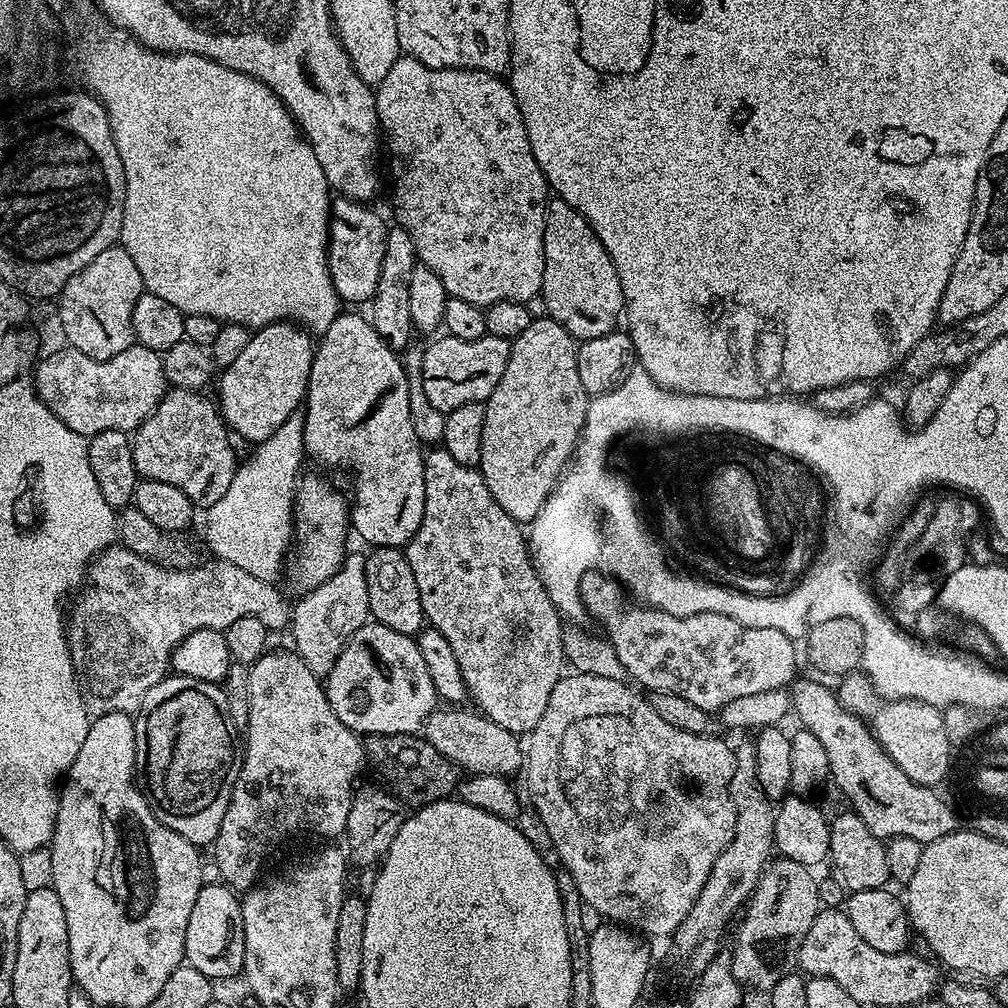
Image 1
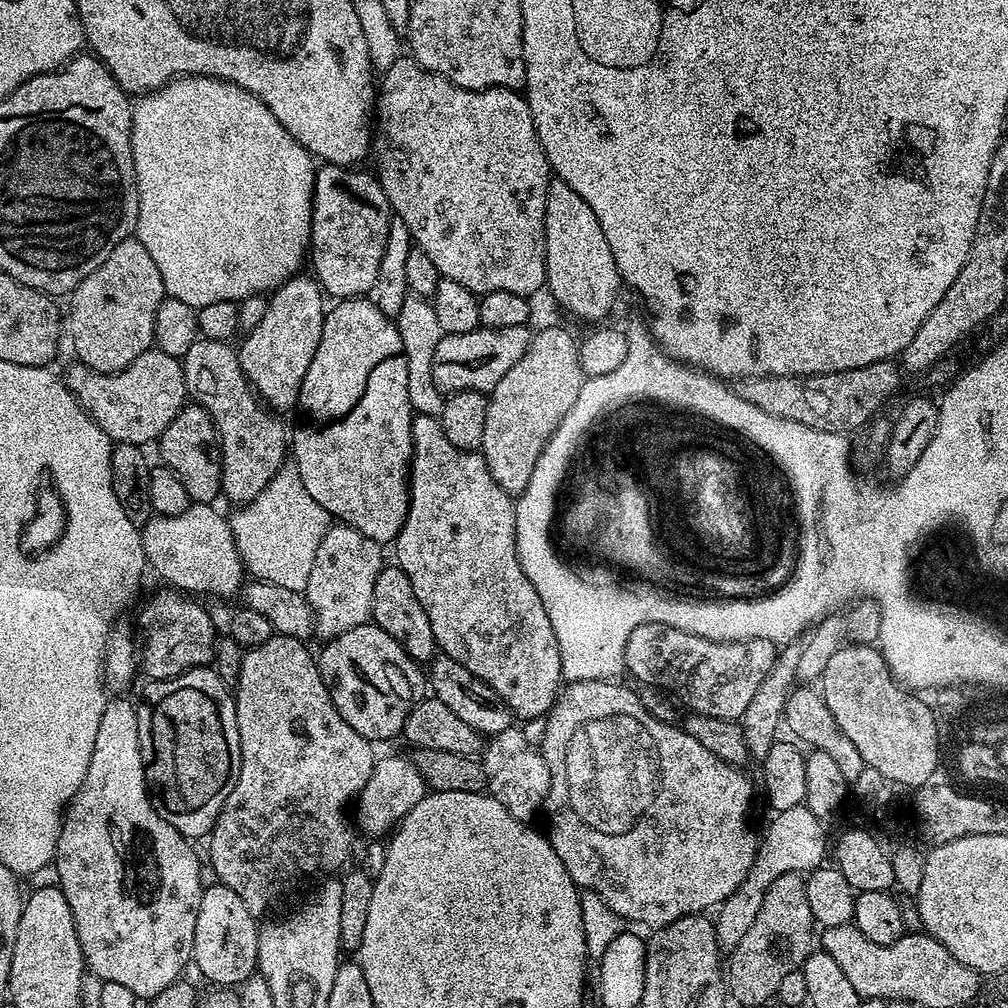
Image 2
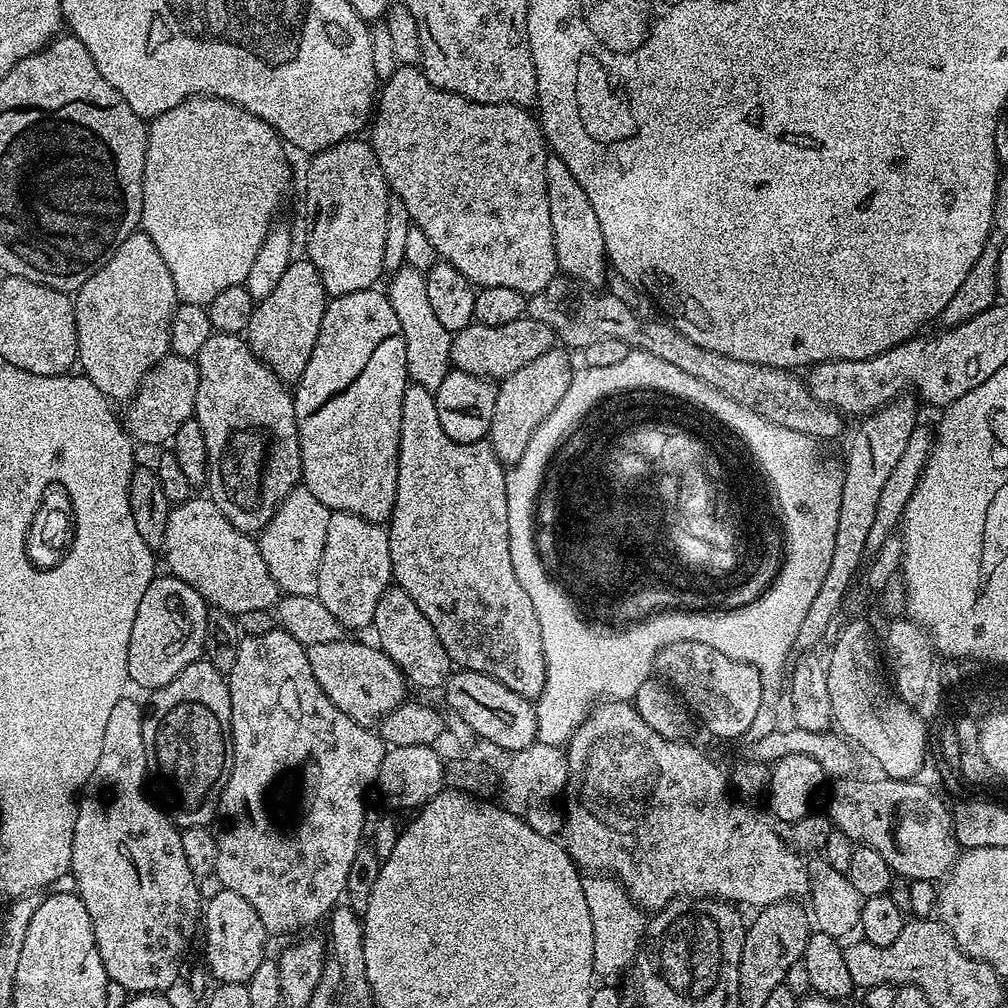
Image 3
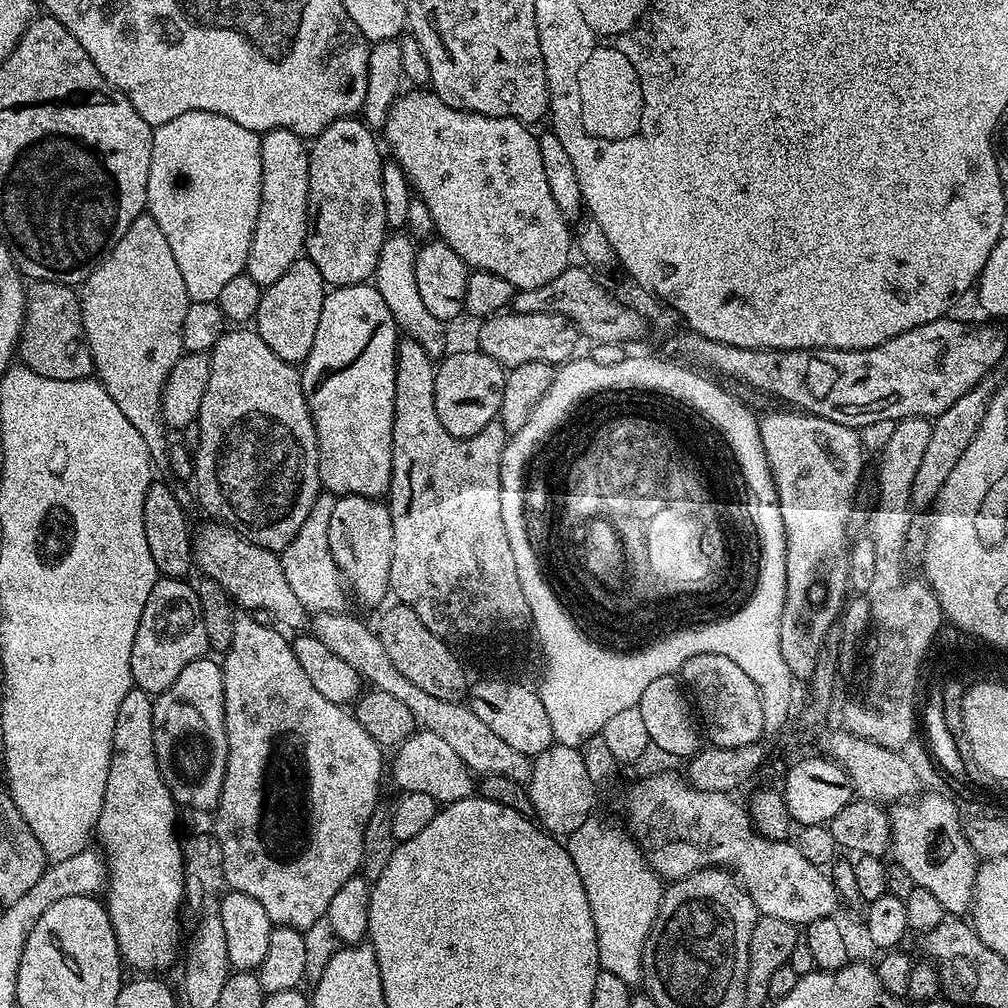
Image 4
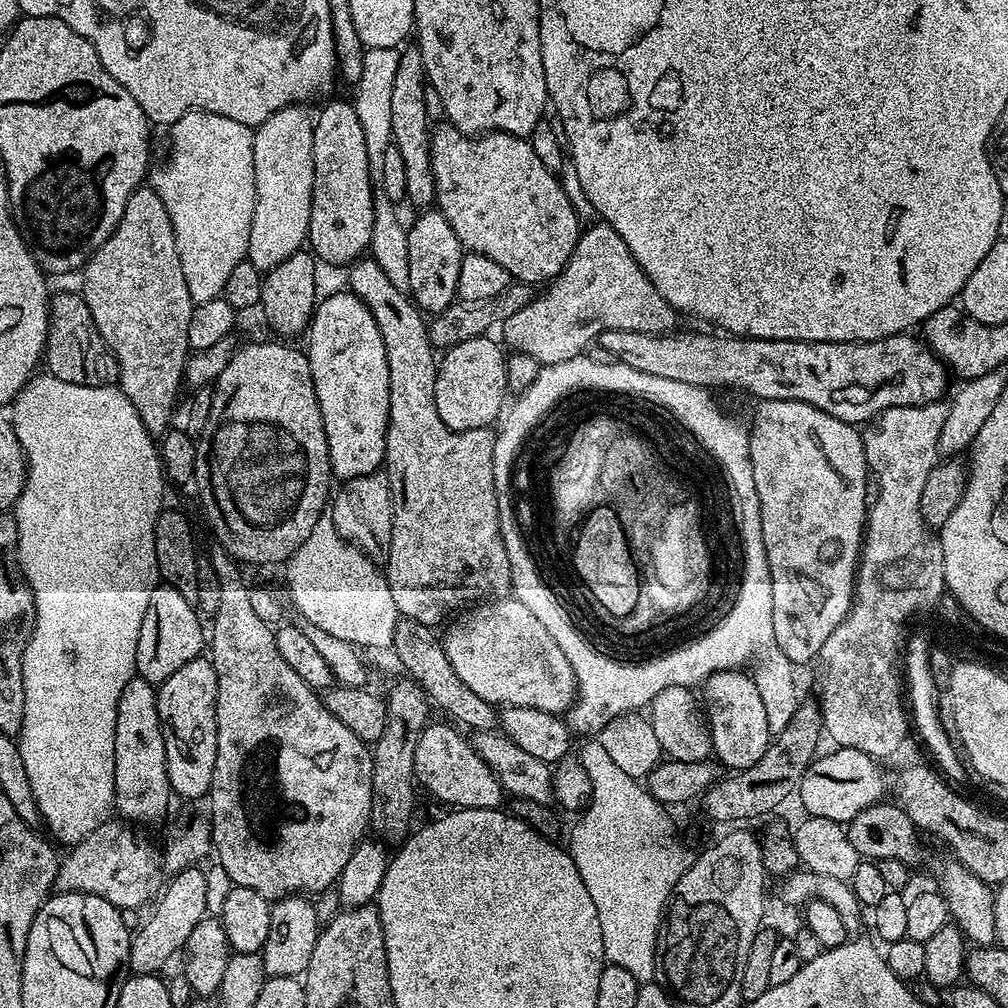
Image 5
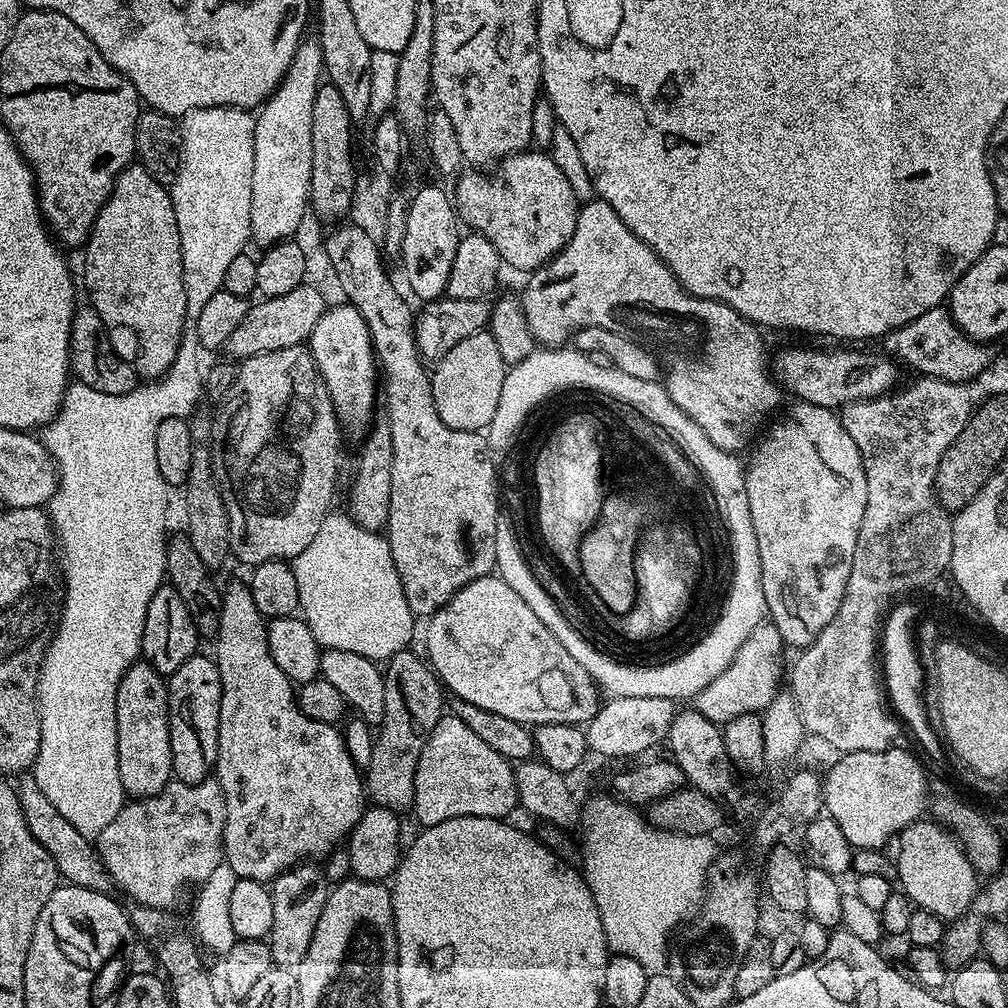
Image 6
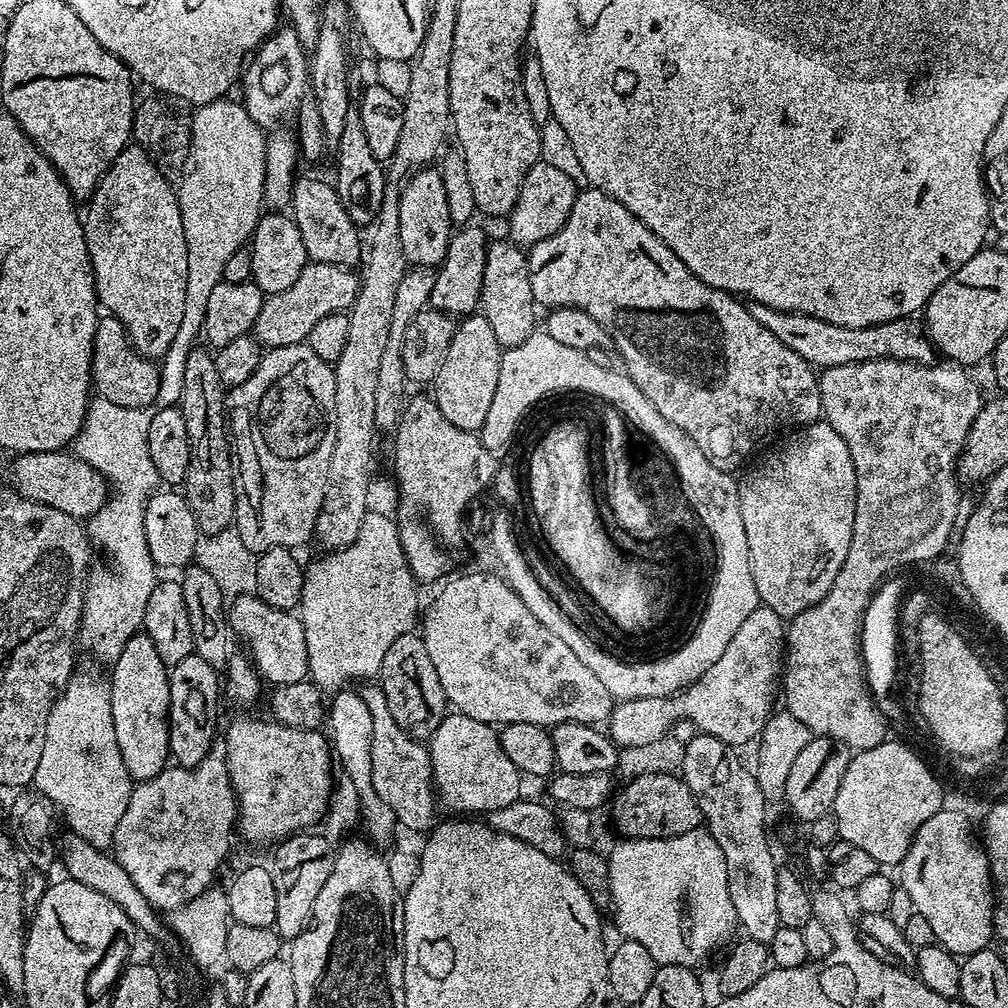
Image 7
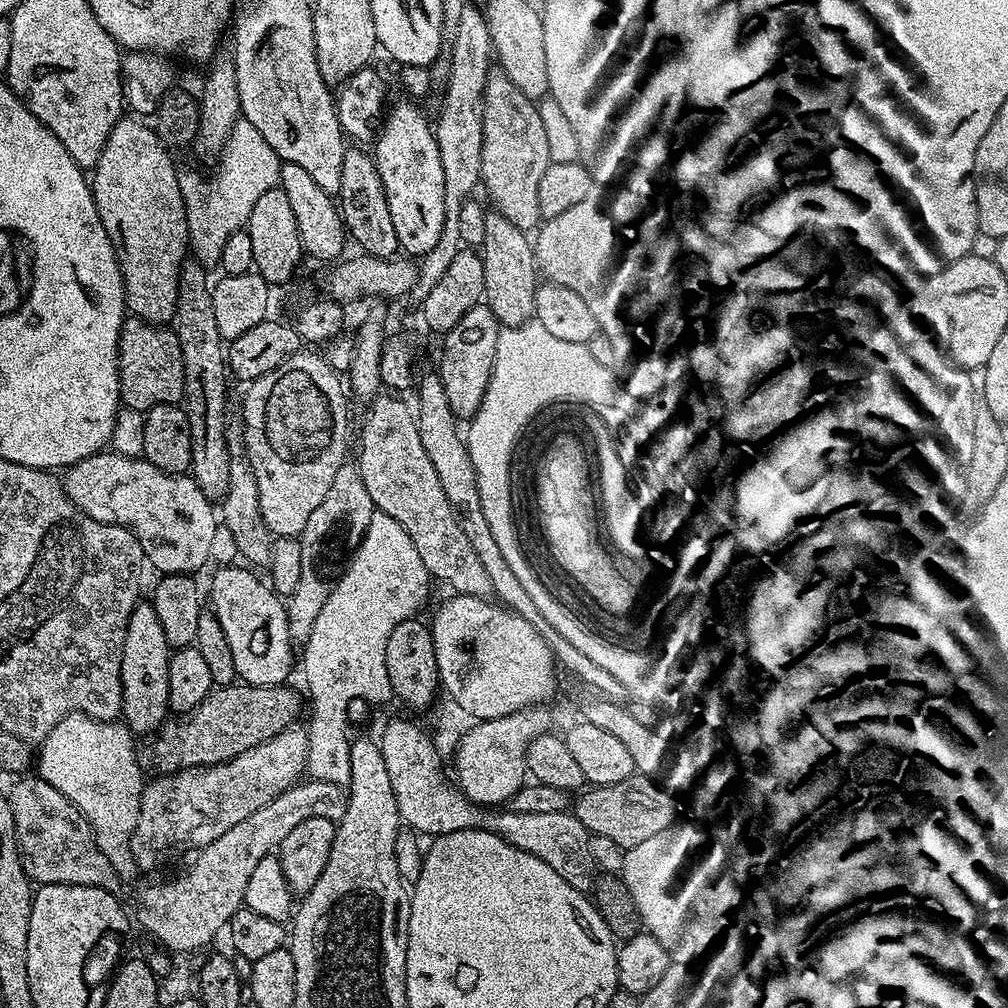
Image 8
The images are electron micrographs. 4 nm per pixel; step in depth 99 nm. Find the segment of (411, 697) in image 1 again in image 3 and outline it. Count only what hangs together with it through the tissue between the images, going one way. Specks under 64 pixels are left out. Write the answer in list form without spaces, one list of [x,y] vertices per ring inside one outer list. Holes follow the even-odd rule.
[[[341,638],[334,642],[318,642],[307,645],[310,658],[310,670],[318,678],[318,686],[354,722],[365,726],[379,725],[386,714],[390,714],[399,704],[405,703],[404,688],[406,681],[400,673],[400,667],[379,647],[359,644],[356,640]]]

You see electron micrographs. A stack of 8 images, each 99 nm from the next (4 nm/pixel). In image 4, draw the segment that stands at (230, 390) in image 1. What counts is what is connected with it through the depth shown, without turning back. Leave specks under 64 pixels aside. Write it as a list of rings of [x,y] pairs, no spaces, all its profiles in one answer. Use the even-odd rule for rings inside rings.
[[[306,258],[298,259],[278,282],[262,291],[262,302],[258,302],[254,330],[286,362],[300,366],[314,346],[314,334],[318,334],[318,318],[322,318],[322,302],[326,295],[326,285],[318,266]]]

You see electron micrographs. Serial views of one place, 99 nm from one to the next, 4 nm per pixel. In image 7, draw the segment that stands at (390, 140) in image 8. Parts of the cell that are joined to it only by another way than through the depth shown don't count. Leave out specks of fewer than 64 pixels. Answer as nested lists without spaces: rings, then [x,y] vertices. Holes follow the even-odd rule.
[[[429,166],[415,172],[408,179],[404,189],[400,191],[400,233],[402,234],[402,254],[408,259],[409,265],[431,269],[444,261],[446,246],[450,242],[454,231],[449,207],[447,206],[446,191],[439,171]]]

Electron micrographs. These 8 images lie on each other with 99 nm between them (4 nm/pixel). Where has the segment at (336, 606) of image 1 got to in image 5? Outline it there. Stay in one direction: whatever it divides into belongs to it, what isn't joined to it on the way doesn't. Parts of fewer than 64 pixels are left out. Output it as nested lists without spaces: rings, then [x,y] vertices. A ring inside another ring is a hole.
[[[383,471],[360,475],[345,481],[340,488],[337,494],[335,491],[328,510],[340,536],[374,558],[387,555],[393,532],[392,494],[387,475]]]

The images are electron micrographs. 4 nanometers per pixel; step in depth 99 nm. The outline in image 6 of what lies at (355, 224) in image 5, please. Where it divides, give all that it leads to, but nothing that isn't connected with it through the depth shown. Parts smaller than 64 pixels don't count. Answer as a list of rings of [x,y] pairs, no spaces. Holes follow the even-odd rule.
[[[321,83],[314,98],[314,126],[310,130],[310,142],[314,145],[314,158],[310,170],[310,208],[314,213],[328,220],[339,221],[352,208],[352,200],[357,199],[356,160],[352,157],[352,131],[354,125],[342,102],[342,94],[334,90],[330,83]]]

